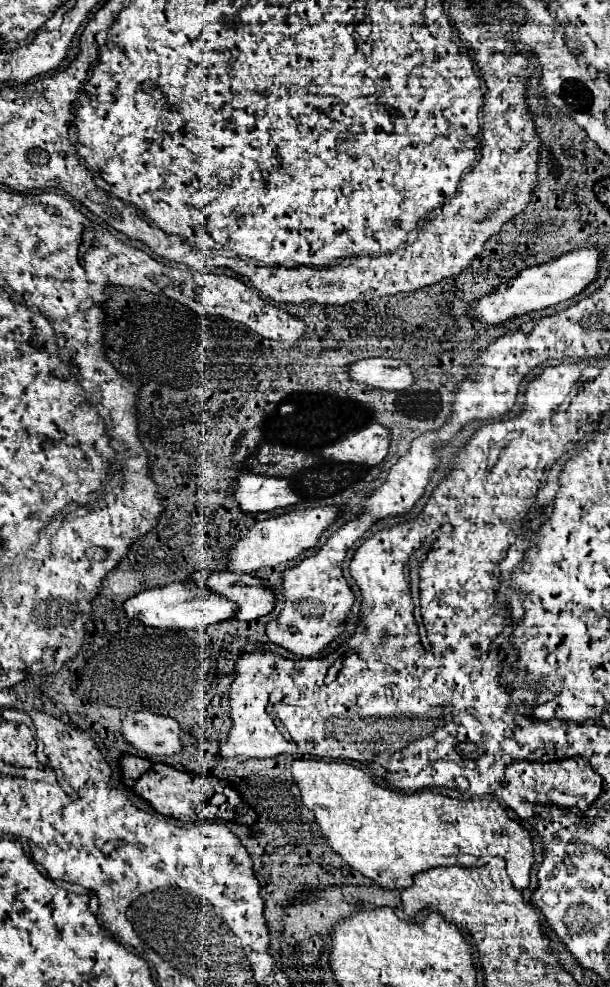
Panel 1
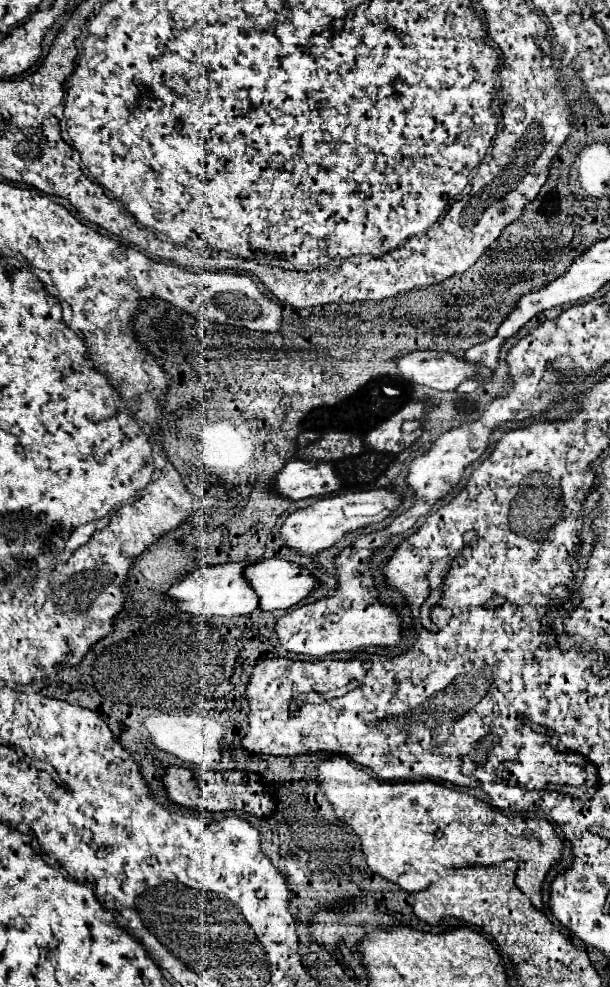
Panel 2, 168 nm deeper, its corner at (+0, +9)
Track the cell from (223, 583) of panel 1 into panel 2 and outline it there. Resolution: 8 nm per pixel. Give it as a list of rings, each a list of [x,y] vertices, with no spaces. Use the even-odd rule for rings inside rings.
[[[270,558],[270,560],[258,560],[256,564],[246,568],[246,578],[252,584],[252,588],[258,592],[260,598],[260,610],[288,610],[308,598],[312,590],[320,586],[318,578],[304,566],[280,558]]]

